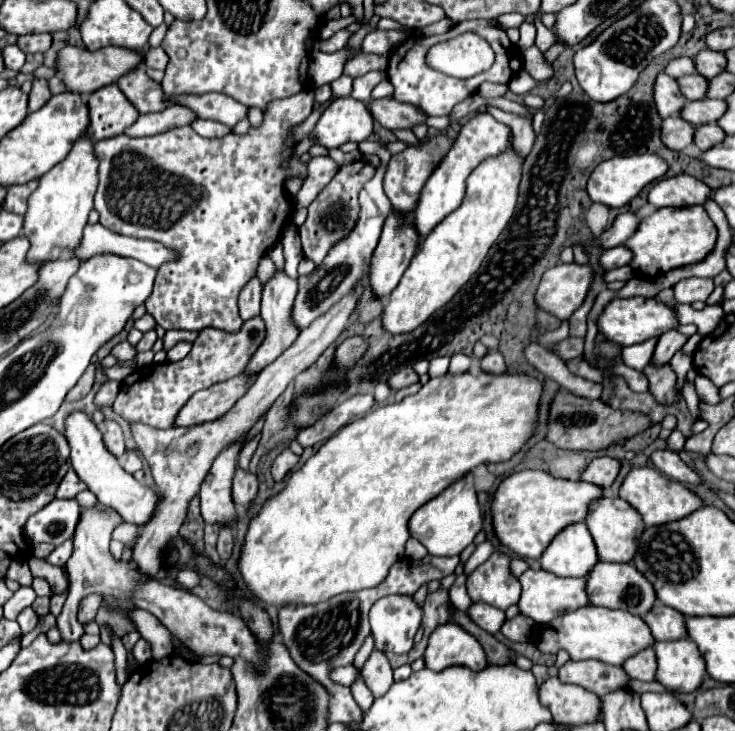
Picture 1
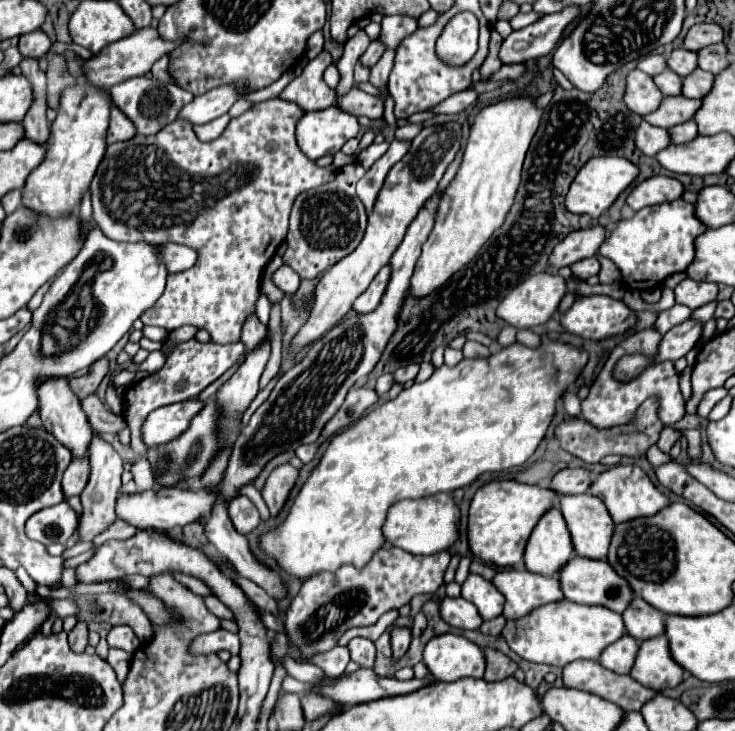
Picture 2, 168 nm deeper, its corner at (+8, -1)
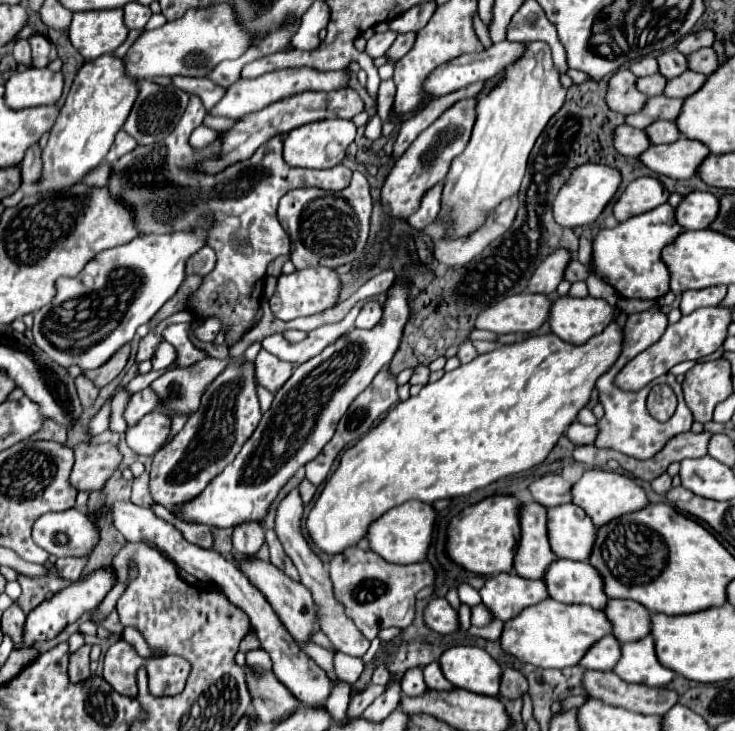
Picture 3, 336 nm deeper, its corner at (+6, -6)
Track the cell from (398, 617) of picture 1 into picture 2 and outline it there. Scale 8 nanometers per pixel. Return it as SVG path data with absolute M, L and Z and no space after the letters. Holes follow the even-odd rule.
M396 629L392 633L392 655L394 659L398 661L406 651L408 651L408 645L410 645L410 629Z

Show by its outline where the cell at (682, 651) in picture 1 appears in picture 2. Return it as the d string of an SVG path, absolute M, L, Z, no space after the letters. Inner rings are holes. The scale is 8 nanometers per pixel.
M652 637L640 643L636 661L628 673L644 687L662 691L666 687L676 687L684 679L684 669L670 657L668 639Z

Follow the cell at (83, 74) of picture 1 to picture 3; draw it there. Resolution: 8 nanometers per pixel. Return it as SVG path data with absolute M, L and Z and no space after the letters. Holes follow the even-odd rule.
M210 6L208 10L188 10L184 18L166 22L156 30L144 30L124 56L124 74L142 80L154 76L204 76L210 66L222 60L238 58L246 46L250 46L250 36L238 26L230 6Z

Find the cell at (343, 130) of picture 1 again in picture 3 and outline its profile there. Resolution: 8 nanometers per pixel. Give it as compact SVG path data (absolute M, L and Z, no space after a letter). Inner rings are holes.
M316 120L288 132L284 140L284 160L290 166L302 168L332 168L346 156L348 144L356 138L356 126L352 120Z

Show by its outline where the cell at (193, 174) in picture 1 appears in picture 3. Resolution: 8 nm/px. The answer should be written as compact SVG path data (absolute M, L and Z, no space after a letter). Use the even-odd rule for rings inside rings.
M190 96L190 104L180 120L180 124L174 128L166 140L150 146L136 146L132 152L124 154L112 164L112 172L108 178L108 192L114 200L122 202L124 206L130 208L134 214L134 224L138 230L138 236L144 234L172 234L172 232L188 232L194 228L206 228L206 240L208 246L216 252L218 260L216 266L210 274L202 278L202 284L198 290L194 290L186 298L186 310L194 316L194 320L208 320L208 318L218 318L222 322L222 330L226 330L226 344L234 346L252 326L262 302L262 290L264 290L264 280L266 280L266 266L280 254L290 254L290 238L284 232L280 220L278 220L278 202L280 198L302 186L314 186L314 188L330 188L330 190L340 190L346 188L352 170L346 168L344 164L338 164L334 168L324 168L324 170L310 170L310 168L292 168L284 162L282 158L282 148L284 148L284 134L272 136L268 142L264 142L250 158L240 160L232 166L226 166L224 170L216 174L204 174L198 172L198 164L204 158L214 158L222 150L222 142L214 142L206 146L204 150L196 150L190 146L190 134L198 124L202 124L202 118L206 116L206 108L202 106L198 96Z

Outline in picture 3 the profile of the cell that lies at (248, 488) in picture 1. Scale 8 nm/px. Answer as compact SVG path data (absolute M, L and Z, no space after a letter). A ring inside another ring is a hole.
M260 522L238 524L234 526L232 542L234 542L234 552L242 556L254 556L264 544L264 528L260 526Z

